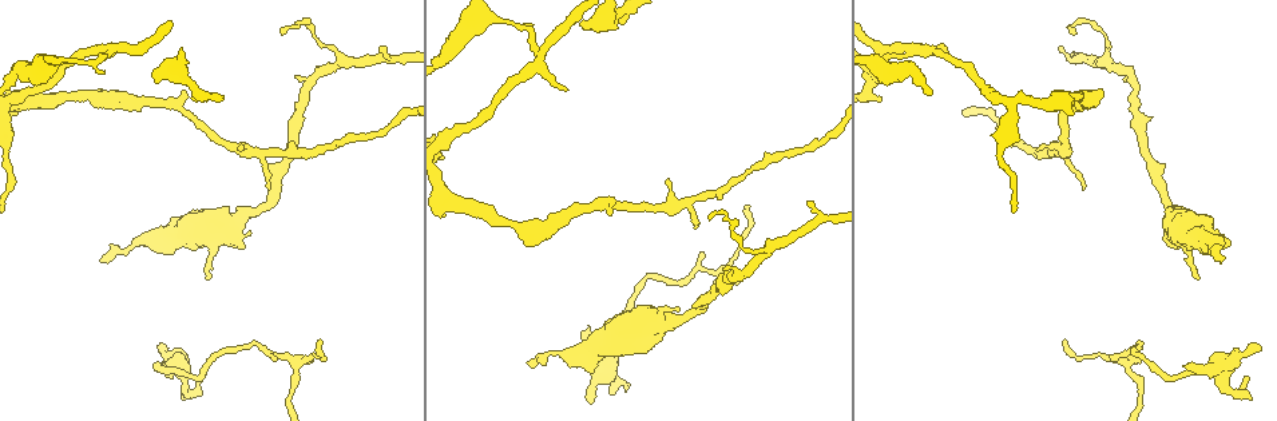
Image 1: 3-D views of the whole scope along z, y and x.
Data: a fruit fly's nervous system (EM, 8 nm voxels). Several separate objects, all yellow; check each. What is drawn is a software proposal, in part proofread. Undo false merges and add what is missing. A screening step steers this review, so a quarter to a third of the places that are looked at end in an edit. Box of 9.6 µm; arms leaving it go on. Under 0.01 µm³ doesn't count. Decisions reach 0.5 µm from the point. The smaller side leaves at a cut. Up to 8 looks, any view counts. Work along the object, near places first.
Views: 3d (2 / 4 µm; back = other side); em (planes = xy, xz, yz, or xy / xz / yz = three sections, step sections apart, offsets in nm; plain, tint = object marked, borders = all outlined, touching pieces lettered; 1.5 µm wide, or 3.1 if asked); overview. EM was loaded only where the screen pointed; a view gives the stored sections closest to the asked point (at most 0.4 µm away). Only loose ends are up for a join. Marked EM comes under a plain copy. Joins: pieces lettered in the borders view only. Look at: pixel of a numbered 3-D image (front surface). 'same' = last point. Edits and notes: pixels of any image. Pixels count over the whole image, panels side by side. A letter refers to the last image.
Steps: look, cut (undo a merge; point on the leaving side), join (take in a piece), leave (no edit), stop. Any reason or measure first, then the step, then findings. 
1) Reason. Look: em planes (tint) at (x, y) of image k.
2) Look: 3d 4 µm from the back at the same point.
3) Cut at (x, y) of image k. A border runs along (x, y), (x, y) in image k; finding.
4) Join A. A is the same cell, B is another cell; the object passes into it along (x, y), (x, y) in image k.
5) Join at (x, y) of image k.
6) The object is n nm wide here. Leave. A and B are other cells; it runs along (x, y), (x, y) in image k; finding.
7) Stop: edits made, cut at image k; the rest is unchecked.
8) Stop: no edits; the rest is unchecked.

Abrupt turn. Look: em planes (tint) at (914, 51) of image 1.

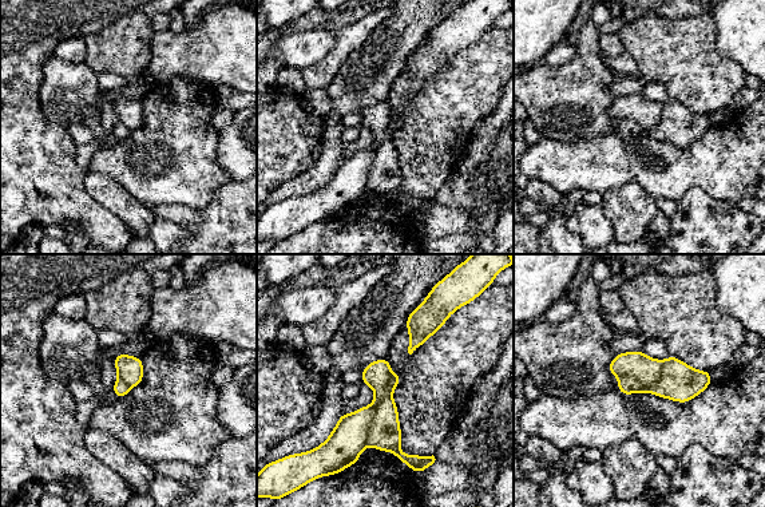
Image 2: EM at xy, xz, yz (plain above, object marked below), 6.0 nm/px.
Look: em planes (borders) at the same point.

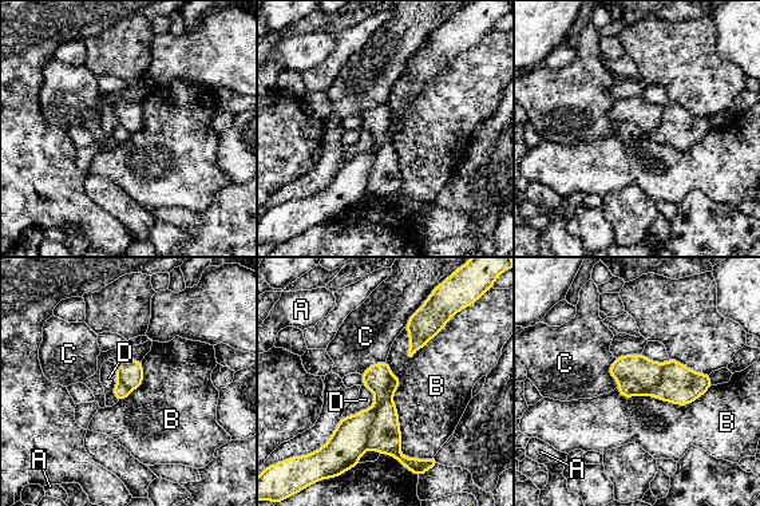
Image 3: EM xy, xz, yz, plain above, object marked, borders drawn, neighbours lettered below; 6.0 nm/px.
Cut at (384, 435) of image 3. A, B, C and D are other cells; the part that leaves runs along (382, 364), (386, 438), (414, 463) in image 3; a second neuron is stuck on.

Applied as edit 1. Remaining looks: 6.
Free end. Look: em planes (borders) at (529, 364) of image 1.

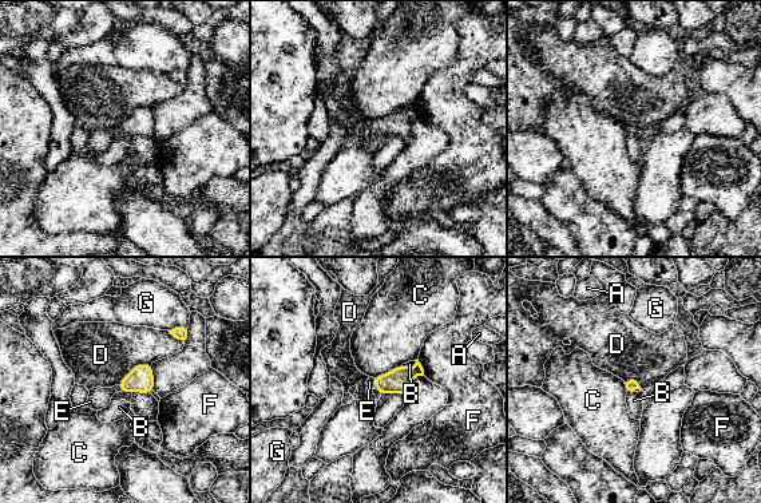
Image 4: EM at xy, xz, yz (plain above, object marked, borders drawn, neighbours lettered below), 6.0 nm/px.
Join E. E is the same cell, A, B, C, D, F and G are other cells; the object passes into it along (141, 379), (119, 388), (99, 397) in image 4; the neuron continues.

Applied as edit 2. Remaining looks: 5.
Look: overview.

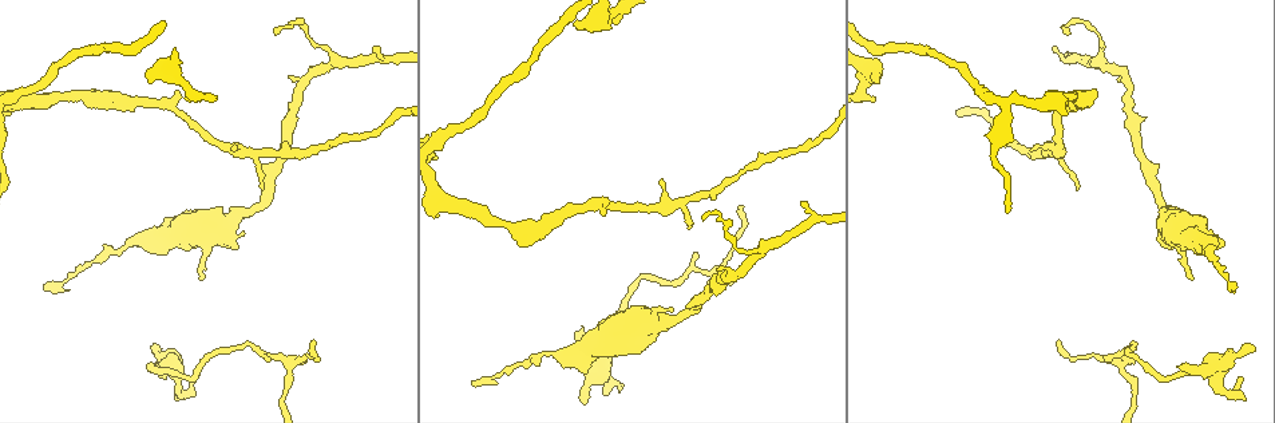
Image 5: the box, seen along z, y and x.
An open end. Look: em planes (borders) at (1192, 279) of image 5.

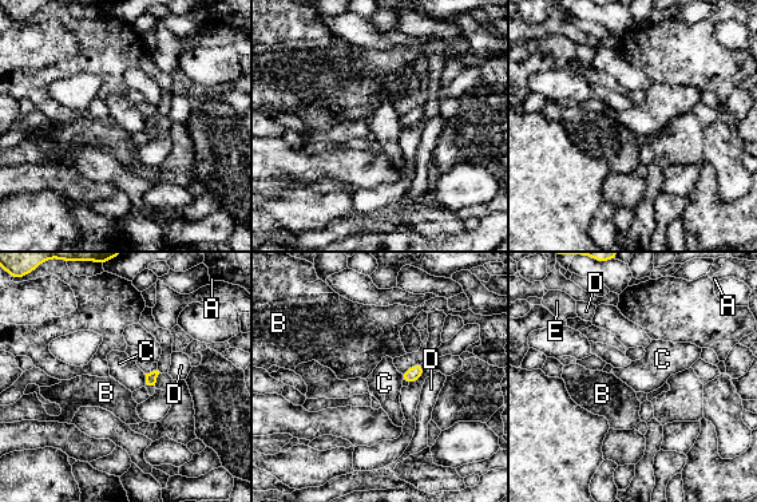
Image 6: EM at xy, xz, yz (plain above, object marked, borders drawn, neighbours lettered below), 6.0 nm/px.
Leave. A, B, C, D and E are other cells; a border runs along (143, 374), (146, 383) in image 6; none of them fits.

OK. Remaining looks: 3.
Stop: edits made, cut at image 3, join at image 4; the rest is unchecked.

